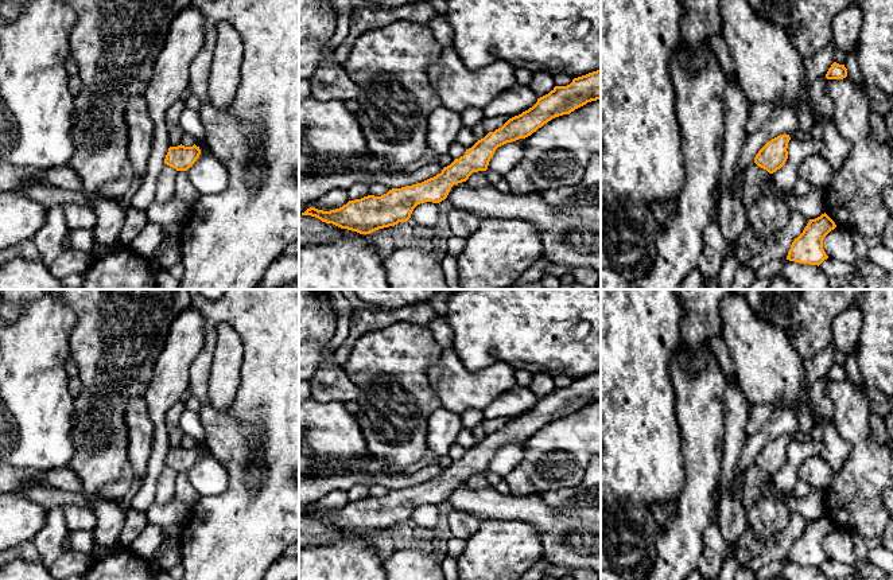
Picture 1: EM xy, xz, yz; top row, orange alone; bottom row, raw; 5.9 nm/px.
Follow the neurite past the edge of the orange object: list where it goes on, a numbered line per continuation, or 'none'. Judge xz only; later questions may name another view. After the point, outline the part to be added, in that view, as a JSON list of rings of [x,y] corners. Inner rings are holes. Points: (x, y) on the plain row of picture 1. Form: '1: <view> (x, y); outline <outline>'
none

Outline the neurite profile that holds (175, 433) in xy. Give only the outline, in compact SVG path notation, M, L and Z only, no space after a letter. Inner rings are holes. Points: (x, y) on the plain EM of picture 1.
M172 424L171 427L167 428L167 431L168 431L170 448L180 447L185 432L179 427L179 424Z

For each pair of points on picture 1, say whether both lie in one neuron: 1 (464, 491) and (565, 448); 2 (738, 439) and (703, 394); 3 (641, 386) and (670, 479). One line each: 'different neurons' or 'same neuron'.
1: different neurons
2: different neurons
3: same neuron

